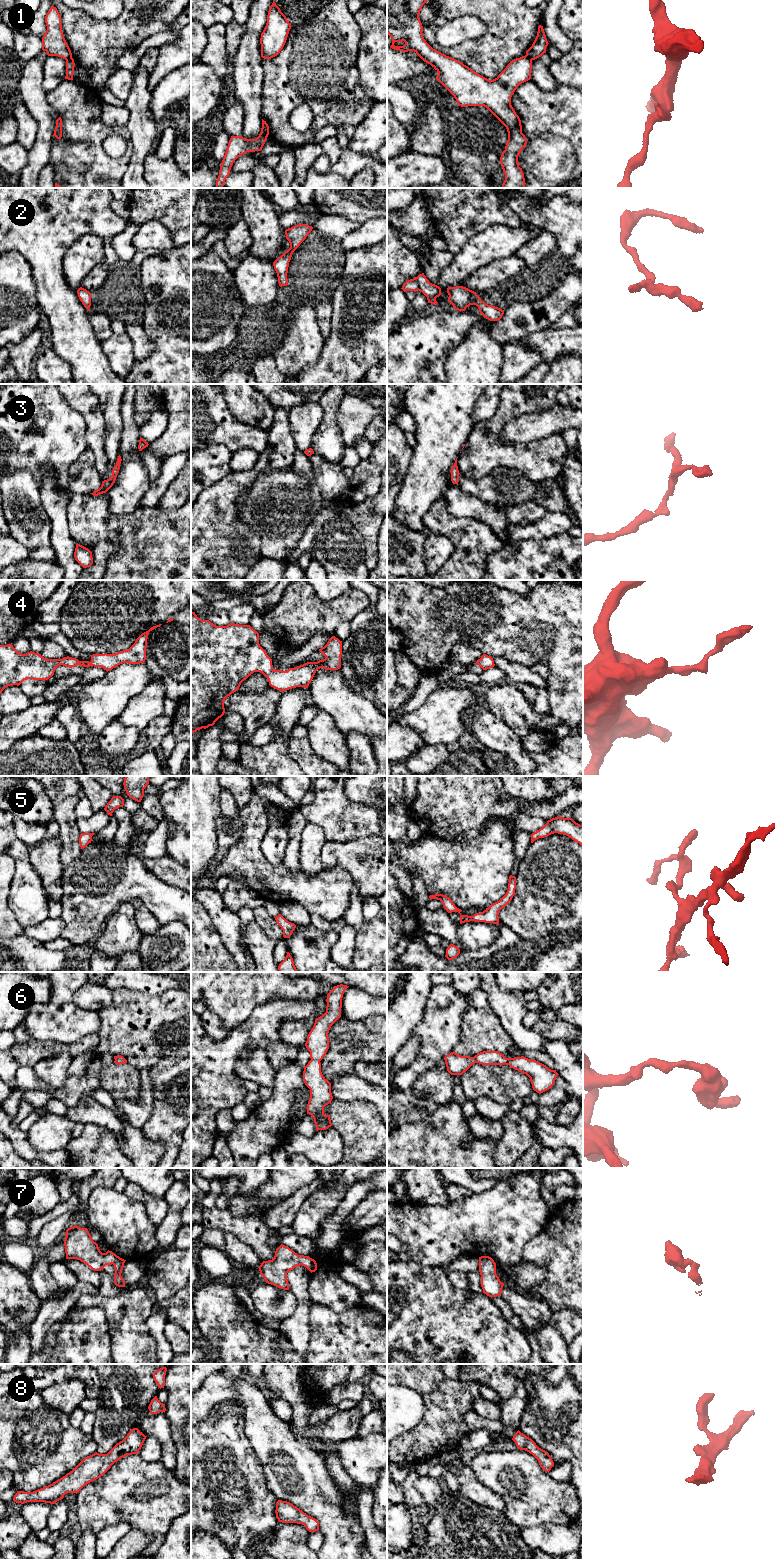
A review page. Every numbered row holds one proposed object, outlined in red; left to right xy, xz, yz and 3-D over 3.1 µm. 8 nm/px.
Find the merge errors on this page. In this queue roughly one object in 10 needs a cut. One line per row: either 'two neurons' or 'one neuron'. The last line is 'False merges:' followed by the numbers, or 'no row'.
1: two neurons
2: one neuron
3: one neuron
4: one neuron
5: one neuron
6: one neuron
7: one neuron
8: one neuron
False merges: 1

